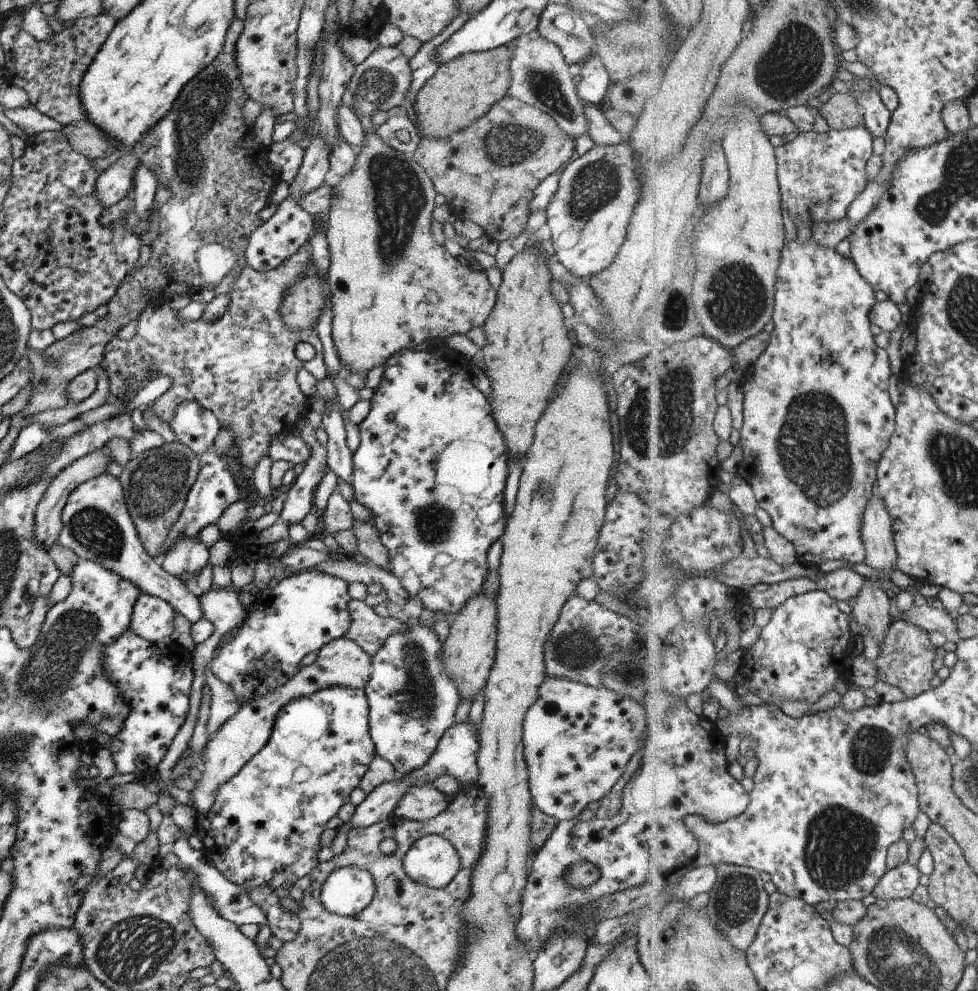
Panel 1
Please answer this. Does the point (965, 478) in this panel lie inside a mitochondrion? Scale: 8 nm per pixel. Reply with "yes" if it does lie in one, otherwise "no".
yes

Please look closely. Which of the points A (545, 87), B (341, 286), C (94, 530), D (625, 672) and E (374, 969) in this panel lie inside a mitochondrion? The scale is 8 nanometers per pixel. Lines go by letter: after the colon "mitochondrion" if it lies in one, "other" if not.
A: mitochondrion
B: other
C: mitochondrion
D: mitochondrion
E: mitochondrion

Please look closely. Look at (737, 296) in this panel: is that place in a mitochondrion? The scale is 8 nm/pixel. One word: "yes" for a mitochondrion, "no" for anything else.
yes

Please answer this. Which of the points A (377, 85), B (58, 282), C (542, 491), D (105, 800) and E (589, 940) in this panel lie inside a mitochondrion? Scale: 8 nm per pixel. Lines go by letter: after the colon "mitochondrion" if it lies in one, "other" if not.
A: mitochondrion
B: other
C: mitochondrion
D: other
E: other

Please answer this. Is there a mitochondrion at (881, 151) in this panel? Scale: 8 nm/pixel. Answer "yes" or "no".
no

